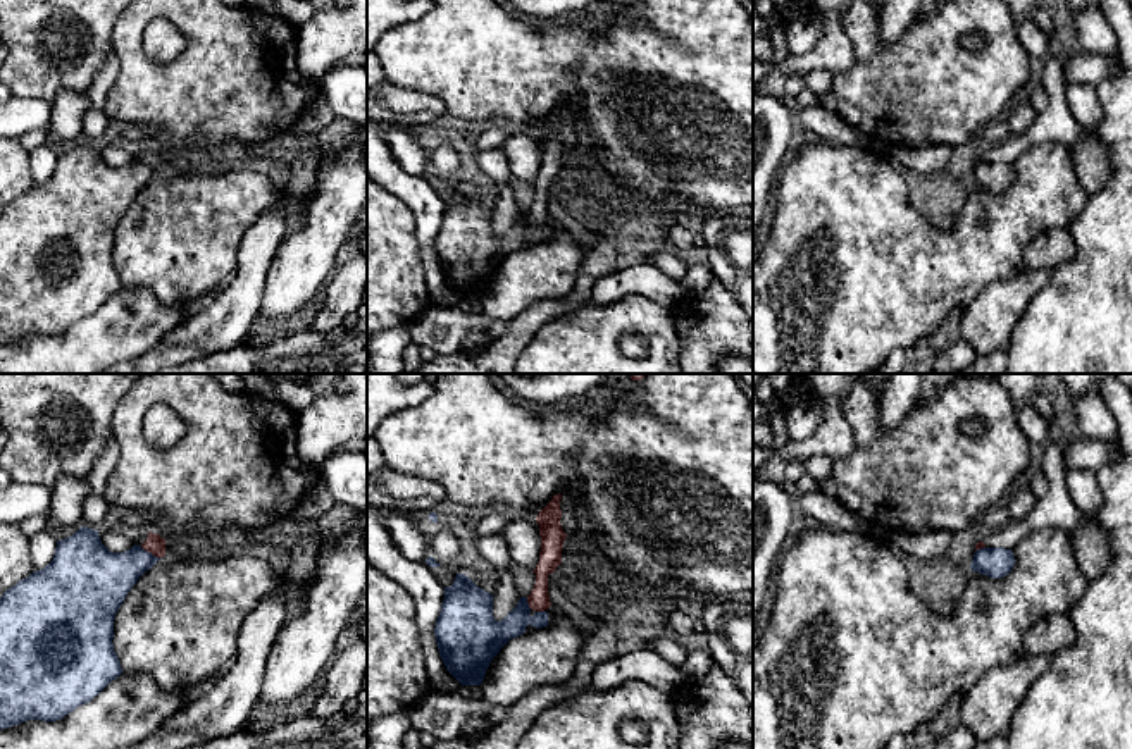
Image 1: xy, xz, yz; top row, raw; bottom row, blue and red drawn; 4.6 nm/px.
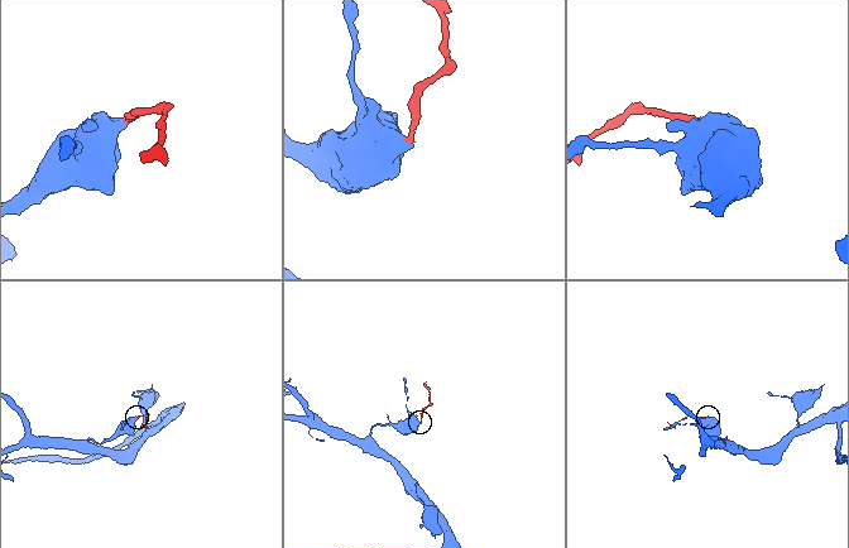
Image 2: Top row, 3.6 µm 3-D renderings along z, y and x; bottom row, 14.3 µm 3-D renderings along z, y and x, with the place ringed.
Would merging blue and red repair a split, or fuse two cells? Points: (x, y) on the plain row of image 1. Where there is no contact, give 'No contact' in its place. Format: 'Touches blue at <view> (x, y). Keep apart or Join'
Touches blue at xy (150, 167). Keep apart

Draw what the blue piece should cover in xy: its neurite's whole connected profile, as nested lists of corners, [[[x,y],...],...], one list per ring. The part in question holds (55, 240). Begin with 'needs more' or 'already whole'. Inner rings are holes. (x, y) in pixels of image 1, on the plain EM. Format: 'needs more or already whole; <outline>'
already whole; [[[81,141],[71,152],[57,155],[53,174],[41,184],[19,195],[0,212],[0,344],[28,334],[57,336],[90,317],[121,288],[114,265],[114,232],[131,201],[159,174],[141,160],[124,167],[109,165],[98,145]]]

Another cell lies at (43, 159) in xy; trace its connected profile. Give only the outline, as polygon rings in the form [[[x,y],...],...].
[[[41,145],[29,150],[29,157],[31,157],[33,181],[34,186],[38,186],[53,174],[57,153],[48,145]]]

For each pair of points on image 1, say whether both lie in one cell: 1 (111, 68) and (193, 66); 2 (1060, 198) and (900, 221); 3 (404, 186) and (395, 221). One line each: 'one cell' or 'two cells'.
1: two cells
2: one cell
3: two cells

